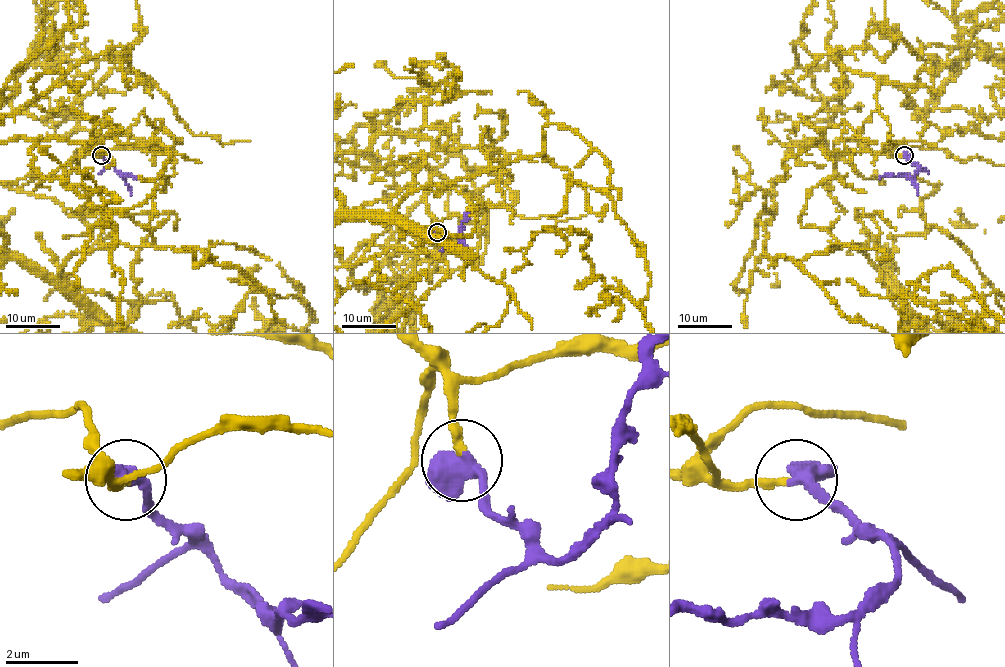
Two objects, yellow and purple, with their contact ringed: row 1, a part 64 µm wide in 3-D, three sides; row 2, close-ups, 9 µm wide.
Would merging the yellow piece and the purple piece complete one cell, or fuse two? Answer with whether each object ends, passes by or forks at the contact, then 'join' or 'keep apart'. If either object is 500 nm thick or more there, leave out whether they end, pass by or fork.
join

